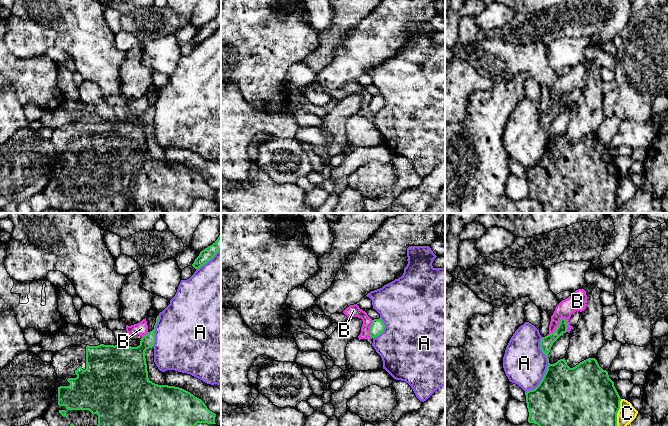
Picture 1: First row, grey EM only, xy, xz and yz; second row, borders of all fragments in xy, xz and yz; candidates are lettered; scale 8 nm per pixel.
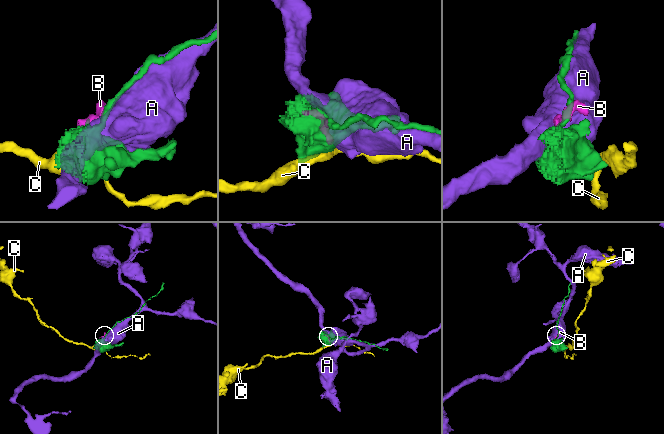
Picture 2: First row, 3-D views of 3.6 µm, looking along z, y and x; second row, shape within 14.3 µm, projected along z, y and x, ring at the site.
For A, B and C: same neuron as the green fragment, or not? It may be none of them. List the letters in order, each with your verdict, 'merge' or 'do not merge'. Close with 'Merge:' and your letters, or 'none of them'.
A: do not merge
B: do not merge
C: do not merge
Merge: none of them

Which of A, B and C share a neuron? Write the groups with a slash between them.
A / B / C

